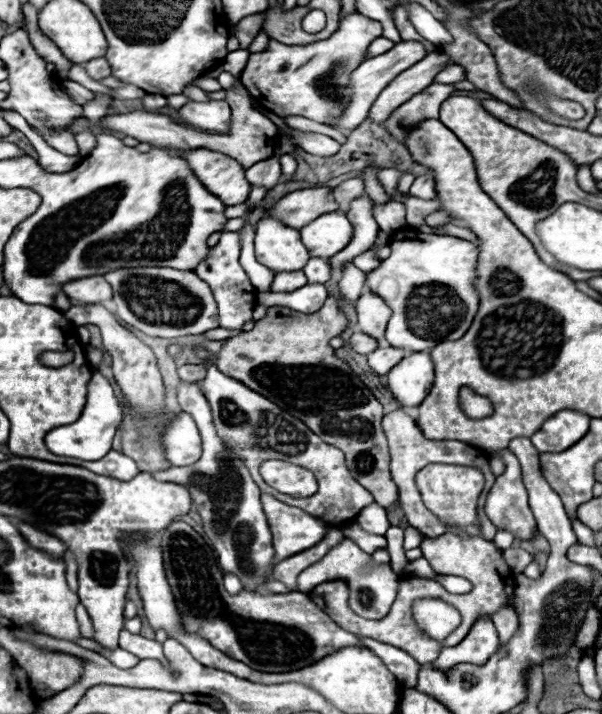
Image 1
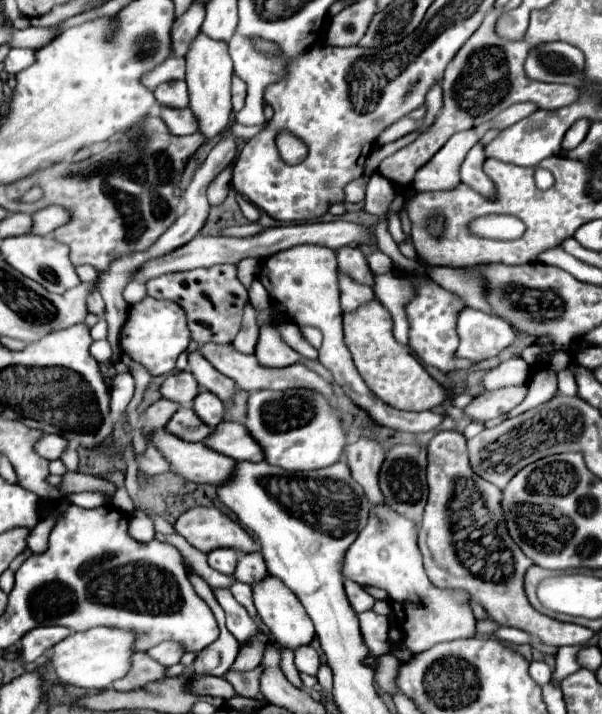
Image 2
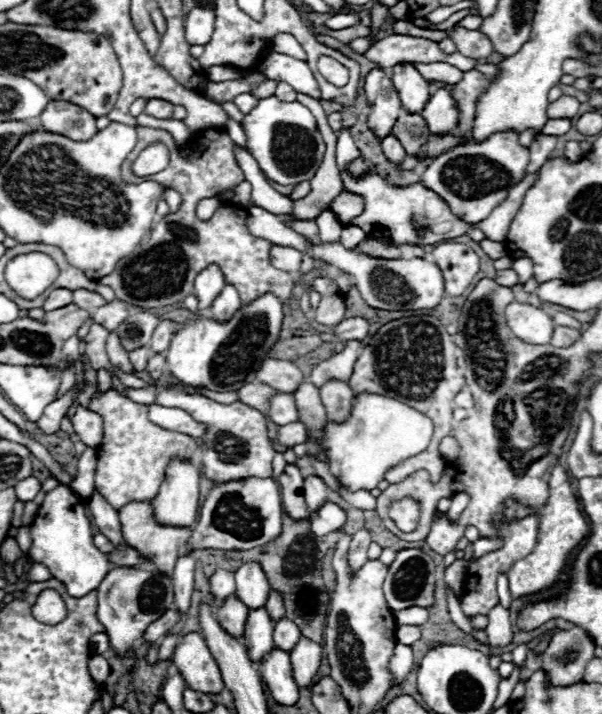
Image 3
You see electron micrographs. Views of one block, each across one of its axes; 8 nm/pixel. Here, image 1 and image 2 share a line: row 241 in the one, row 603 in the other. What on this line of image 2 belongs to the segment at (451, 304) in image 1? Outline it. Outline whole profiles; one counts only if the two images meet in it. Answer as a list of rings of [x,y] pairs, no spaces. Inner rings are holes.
[[[370,510],[370,522],[348,548],[342,562],[342,576],[362,586],[376,586],[388,592],[396,622],[406,630],[404,644],[412,654],[424,652],[434,644],[474,636],[474,616],[468,606],[470,596],[456,590],[438,590],[426,578],[422,554],[418,550],[418,530],[414,522],[394,514],[394,510]]]

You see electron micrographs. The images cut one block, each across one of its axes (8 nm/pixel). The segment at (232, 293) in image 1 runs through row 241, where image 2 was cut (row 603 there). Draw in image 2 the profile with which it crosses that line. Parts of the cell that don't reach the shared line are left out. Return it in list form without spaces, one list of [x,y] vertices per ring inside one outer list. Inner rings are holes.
[[[216,588],[214,594],[226,612],[226,628],[240,642],[240,646],[248,646],[250,640],[258,634],[256,622],[250,618],[246,608],[234,600],[234,596],[230,594],[228,588]]]

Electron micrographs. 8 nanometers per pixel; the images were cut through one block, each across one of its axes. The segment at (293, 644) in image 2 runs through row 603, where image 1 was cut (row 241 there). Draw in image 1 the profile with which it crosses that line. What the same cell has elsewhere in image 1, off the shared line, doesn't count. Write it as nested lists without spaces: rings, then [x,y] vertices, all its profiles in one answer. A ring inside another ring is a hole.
[[[262,218],[258,222],[254,248],[258,262],[274,272],[302,270],[310,260],[310,254],[300,240],[300,232],[284,226],[276,218]]]

